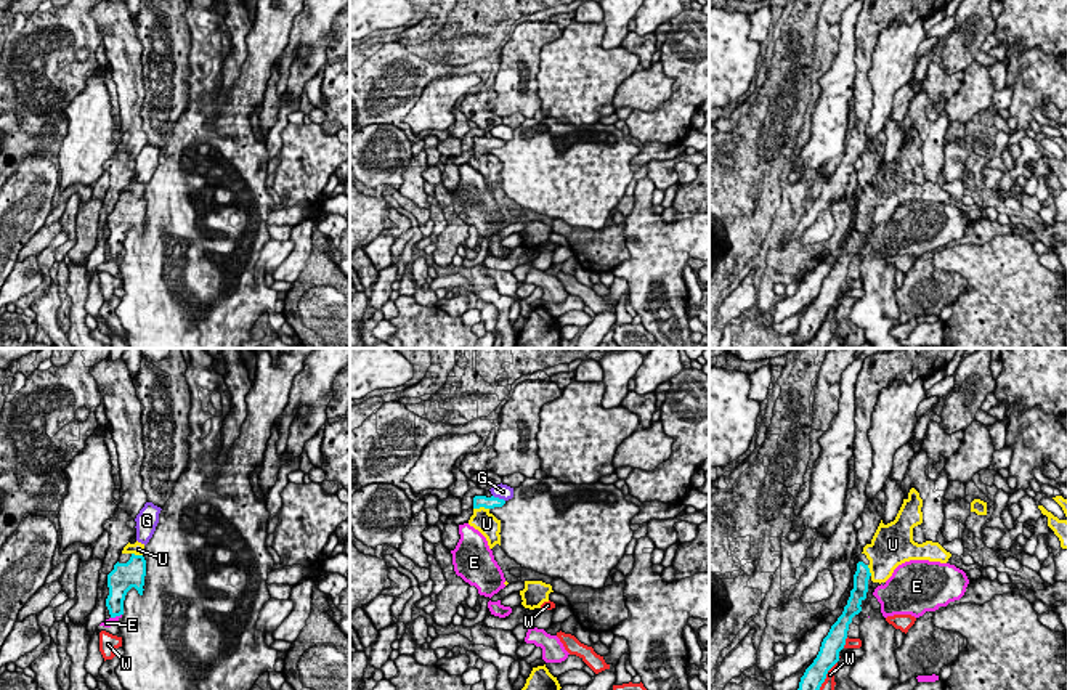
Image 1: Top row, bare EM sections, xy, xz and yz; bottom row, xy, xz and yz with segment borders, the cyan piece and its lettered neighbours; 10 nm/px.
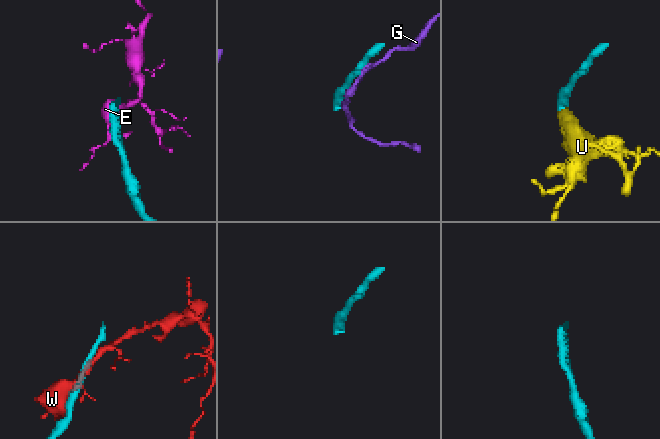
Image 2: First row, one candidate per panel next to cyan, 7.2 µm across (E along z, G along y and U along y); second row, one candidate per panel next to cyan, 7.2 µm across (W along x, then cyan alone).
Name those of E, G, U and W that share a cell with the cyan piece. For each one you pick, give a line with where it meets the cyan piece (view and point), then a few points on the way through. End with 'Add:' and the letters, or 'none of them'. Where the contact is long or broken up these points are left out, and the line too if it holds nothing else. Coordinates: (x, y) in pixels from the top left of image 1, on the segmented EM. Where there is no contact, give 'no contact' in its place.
U: contact xz (480, 506)
Add: U

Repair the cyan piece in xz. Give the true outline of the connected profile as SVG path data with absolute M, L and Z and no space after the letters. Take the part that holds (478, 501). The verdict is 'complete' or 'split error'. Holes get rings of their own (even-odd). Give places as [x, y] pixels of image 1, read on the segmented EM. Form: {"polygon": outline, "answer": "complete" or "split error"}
{"polygon": "M494 496L473 497L473 515L470 517L469 525L486 538L489 549L496 544L501 546L501 520L497 520L489 510L494 507L502 507L504 504L504 499Z", "answer": "split error"}

